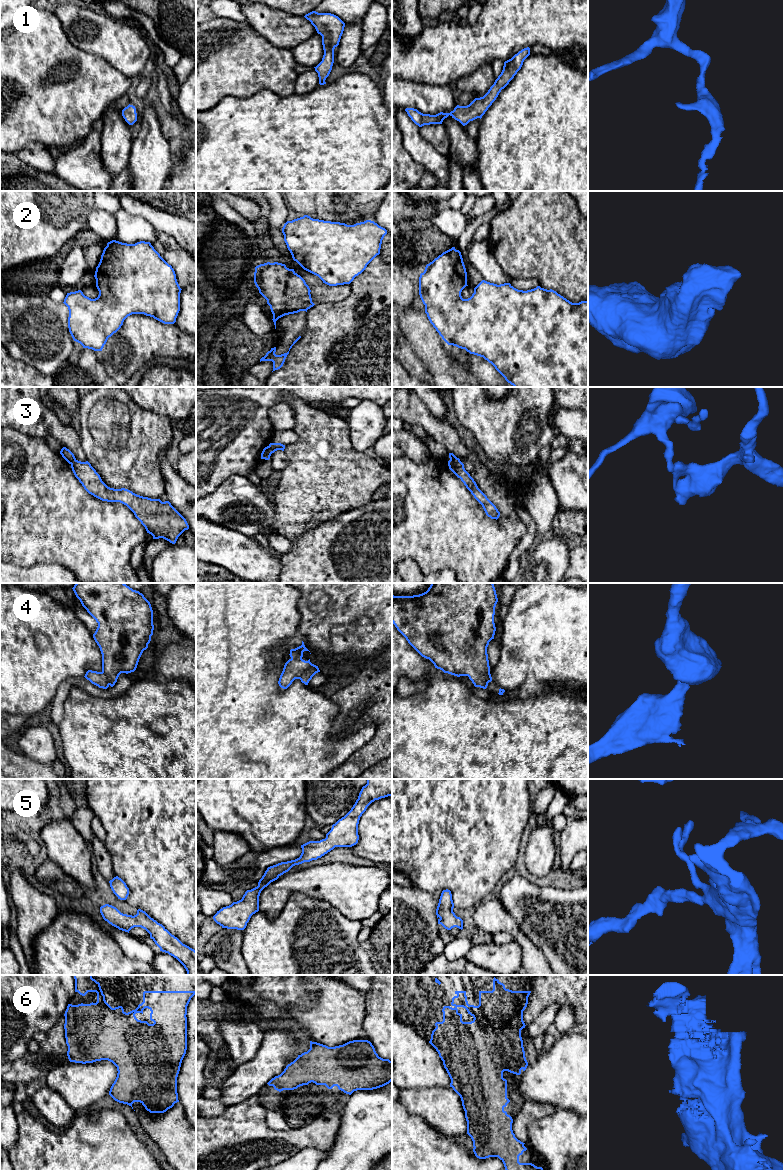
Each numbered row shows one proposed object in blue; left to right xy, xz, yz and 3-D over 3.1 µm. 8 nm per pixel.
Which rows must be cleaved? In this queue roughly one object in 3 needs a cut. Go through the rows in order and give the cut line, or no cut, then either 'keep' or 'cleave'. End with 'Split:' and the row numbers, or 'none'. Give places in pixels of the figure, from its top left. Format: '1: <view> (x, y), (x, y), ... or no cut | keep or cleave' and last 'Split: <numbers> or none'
1: no cut | keep
2: no cut | keep
3: xz (268, 446), (271, 453) | cleave
4: no cut | keep
5: no cut | keep
6: no cut | keep
Split: 3

